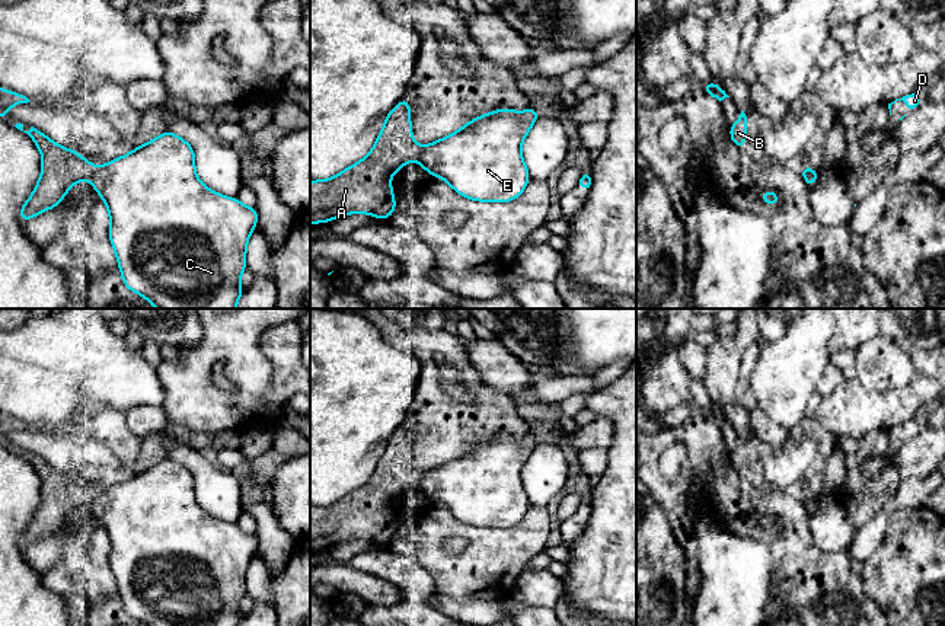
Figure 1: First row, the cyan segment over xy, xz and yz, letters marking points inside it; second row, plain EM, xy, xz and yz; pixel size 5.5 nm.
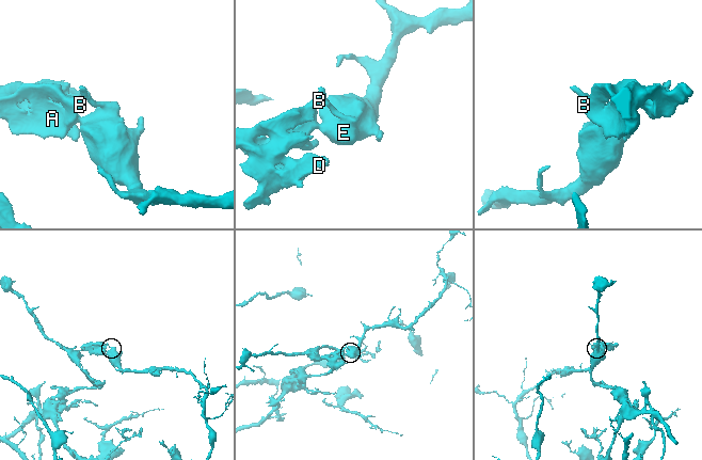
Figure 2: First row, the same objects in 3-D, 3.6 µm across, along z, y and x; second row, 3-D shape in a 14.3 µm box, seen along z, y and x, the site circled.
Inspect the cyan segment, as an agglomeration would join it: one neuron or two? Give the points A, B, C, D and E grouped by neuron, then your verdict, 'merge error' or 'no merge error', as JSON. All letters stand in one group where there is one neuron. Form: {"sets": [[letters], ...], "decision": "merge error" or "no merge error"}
{"sets": [["A", "B", "D"], ["C", "E"]], "decision": "merge error"}

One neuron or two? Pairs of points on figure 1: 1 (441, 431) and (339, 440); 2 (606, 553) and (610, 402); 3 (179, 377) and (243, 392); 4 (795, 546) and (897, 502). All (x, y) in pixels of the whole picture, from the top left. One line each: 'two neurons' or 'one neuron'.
1: two neurons
2: one neuron
3: one neuron
4: two neurons

